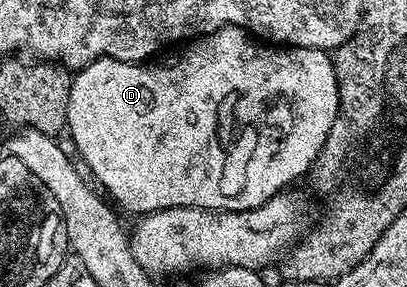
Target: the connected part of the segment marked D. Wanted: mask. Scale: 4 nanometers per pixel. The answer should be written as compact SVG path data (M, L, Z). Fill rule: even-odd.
M226 26L220 30L214 30L211 34L204 34L202 38L196 38L188 41L186 44L180 45L178 49L168 58L160 57L158 60L147 60L142 64L137 62L122 62L121 60L113 60L112 58L98 58L96 62L90 62L78 71L71 79L71 91L69 92L69 120L67 121L67 130L69 137L76 142L77 148L80 149L85 161L89 164L95 173L96 183L101 187L104 186L121 205L127 210L132 210L135 216L151 214L155 210L168 210L169 208L177 208L178 206L192 206L193 208L201 208L202 210L248 210L249 208L257 208L261 204L268 202L274 194L286 191L290 182L295 182L299 177L306 175L311 169L311 165L319 158L321 148L325 144L329 132L335 123L335 117L339 115L339 85L337 84L337 76L335 75L335 66L333 58L326 50L314 50L313 48L305 48L304 46L292 46L290 48L280 48L275 44L264 44L262 41L256 40L242 26Z

